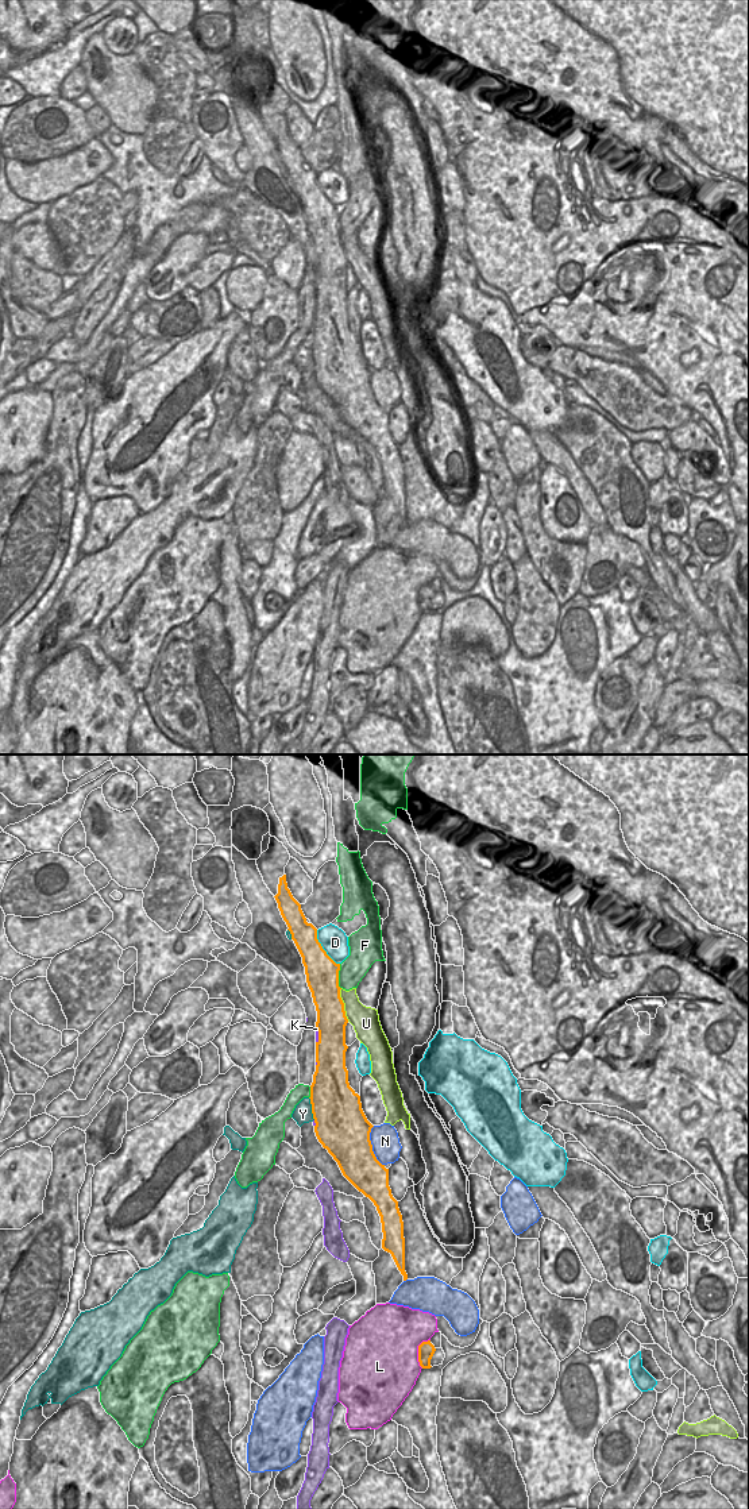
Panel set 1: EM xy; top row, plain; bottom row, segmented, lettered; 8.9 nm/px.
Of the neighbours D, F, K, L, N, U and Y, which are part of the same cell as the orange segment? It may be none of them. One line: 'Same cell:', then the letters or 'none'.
Same cell: none

